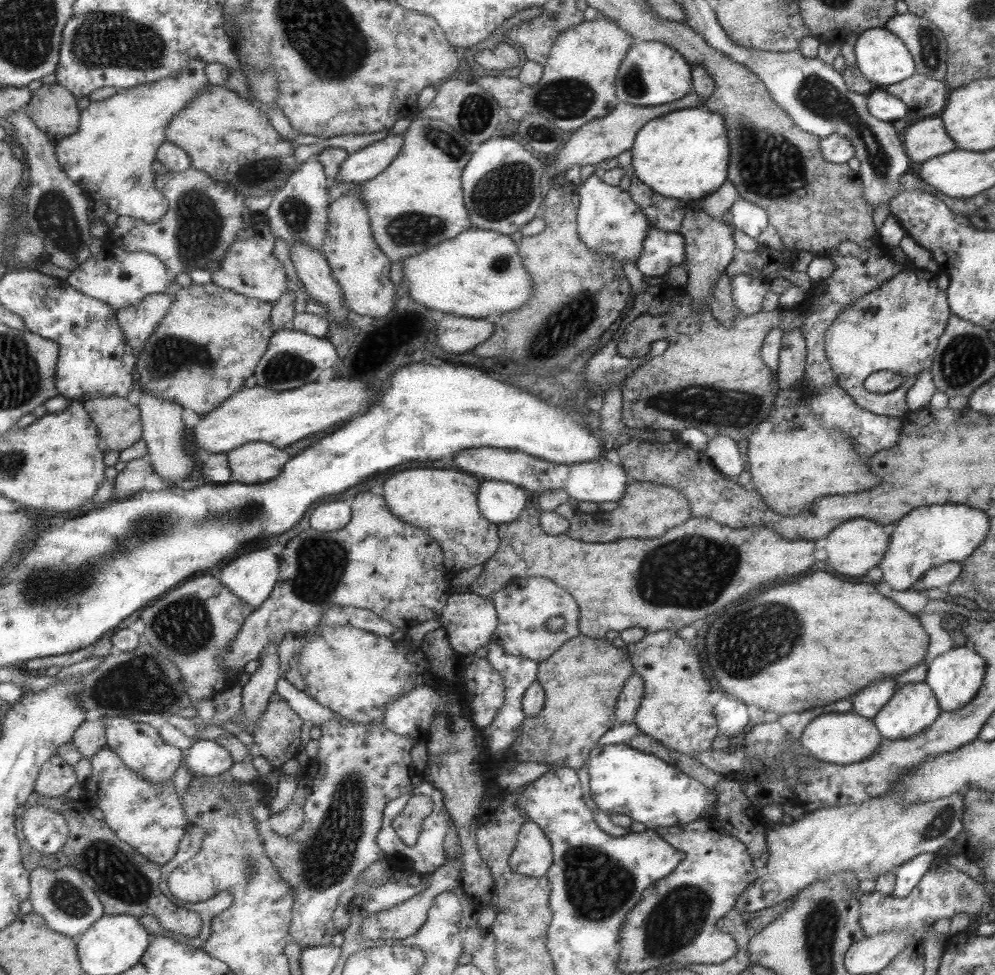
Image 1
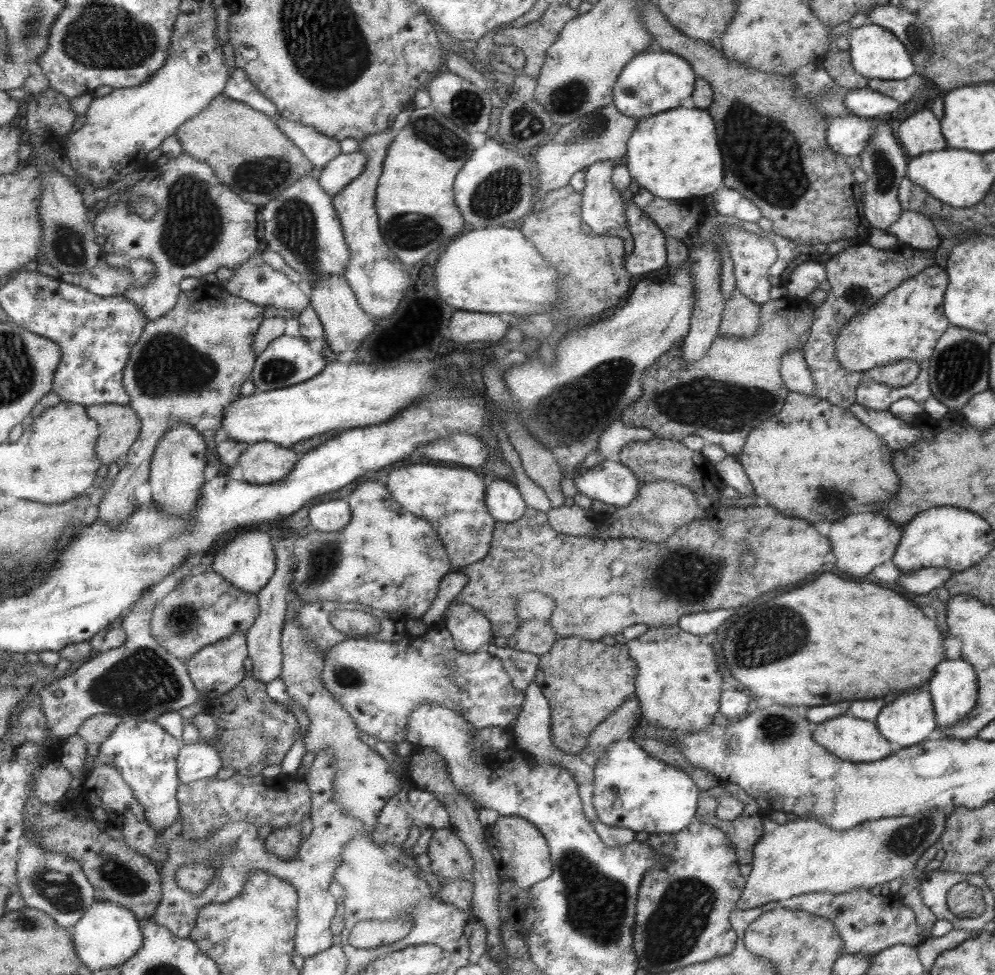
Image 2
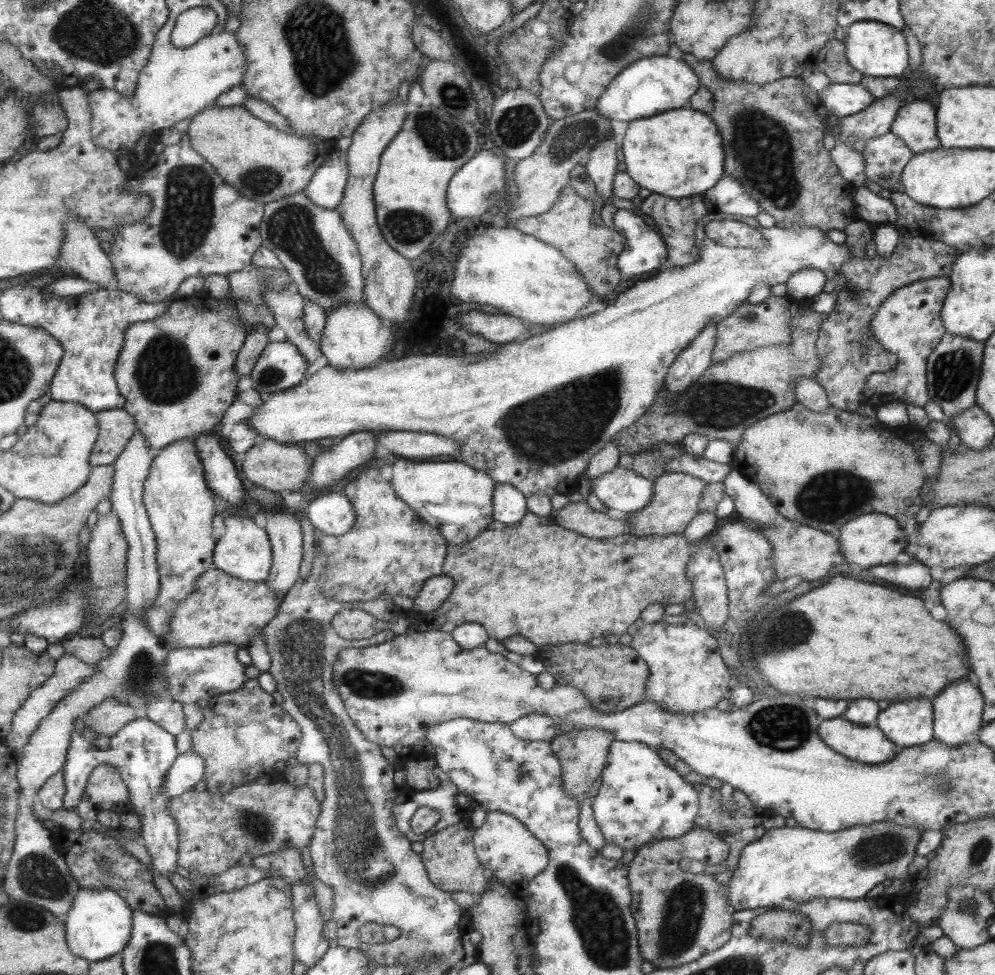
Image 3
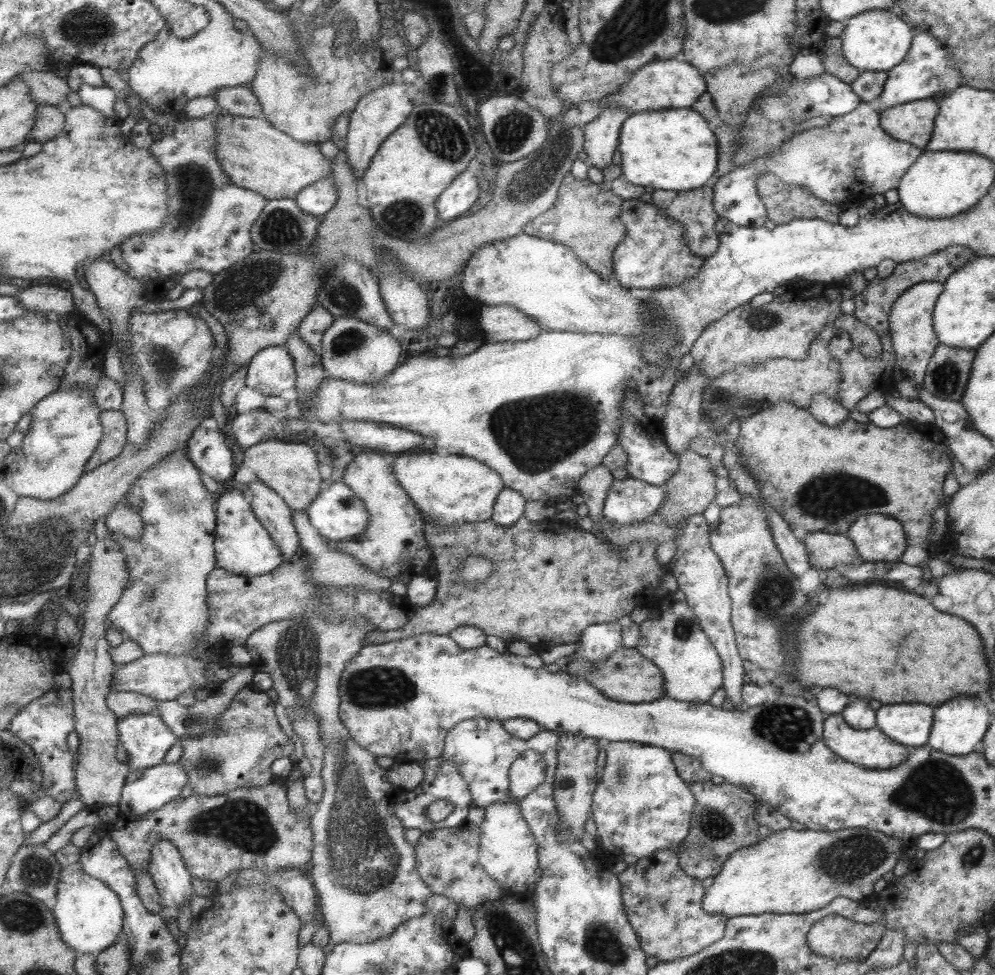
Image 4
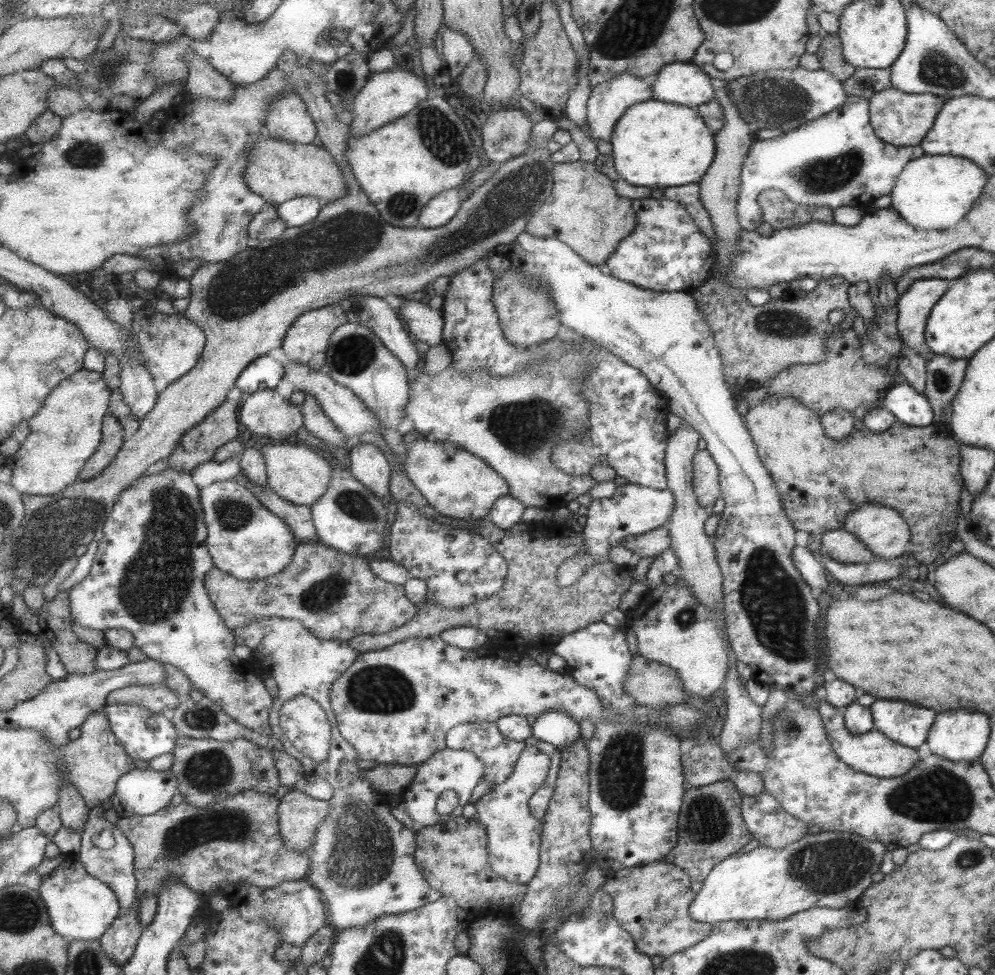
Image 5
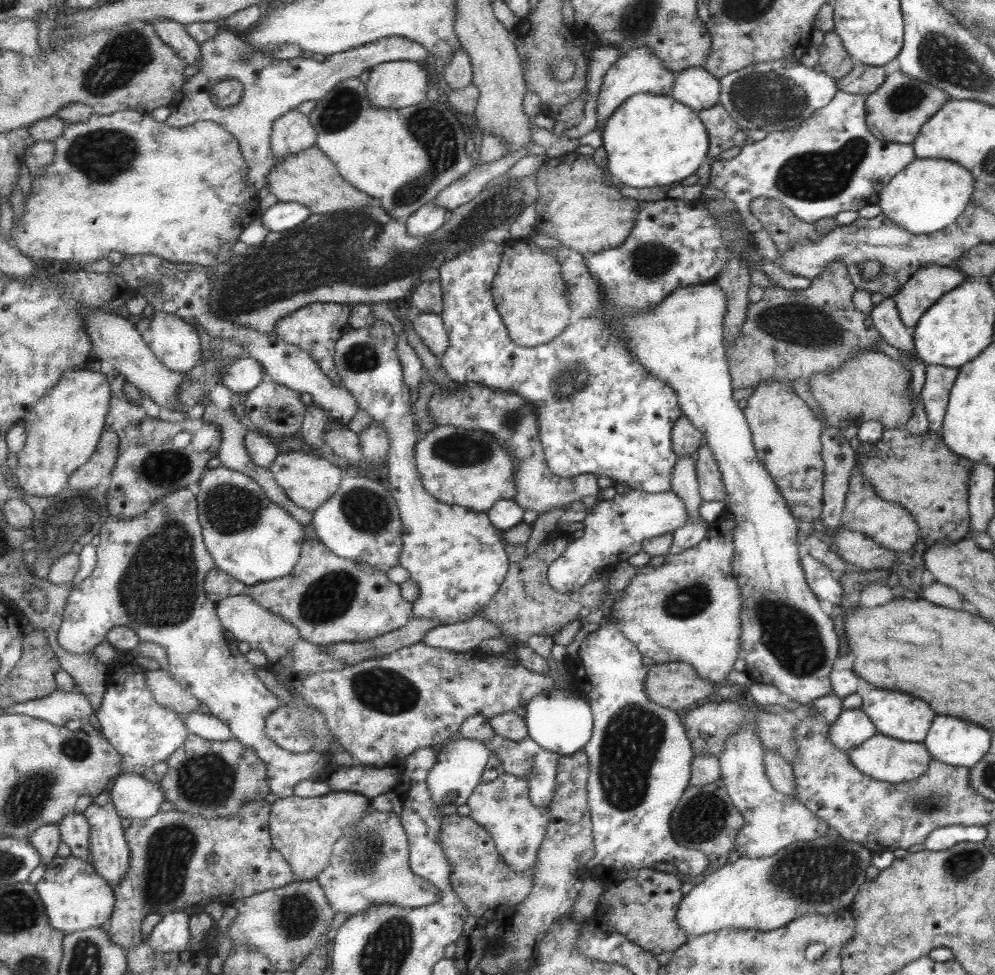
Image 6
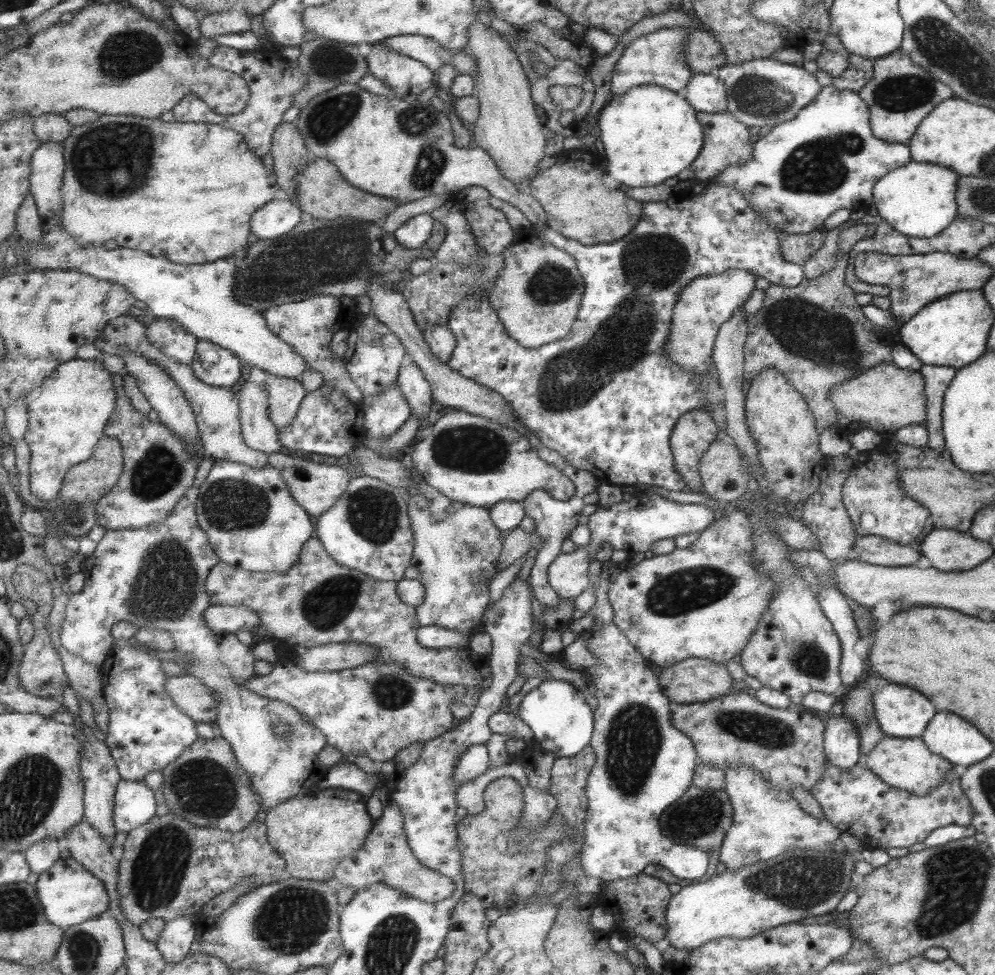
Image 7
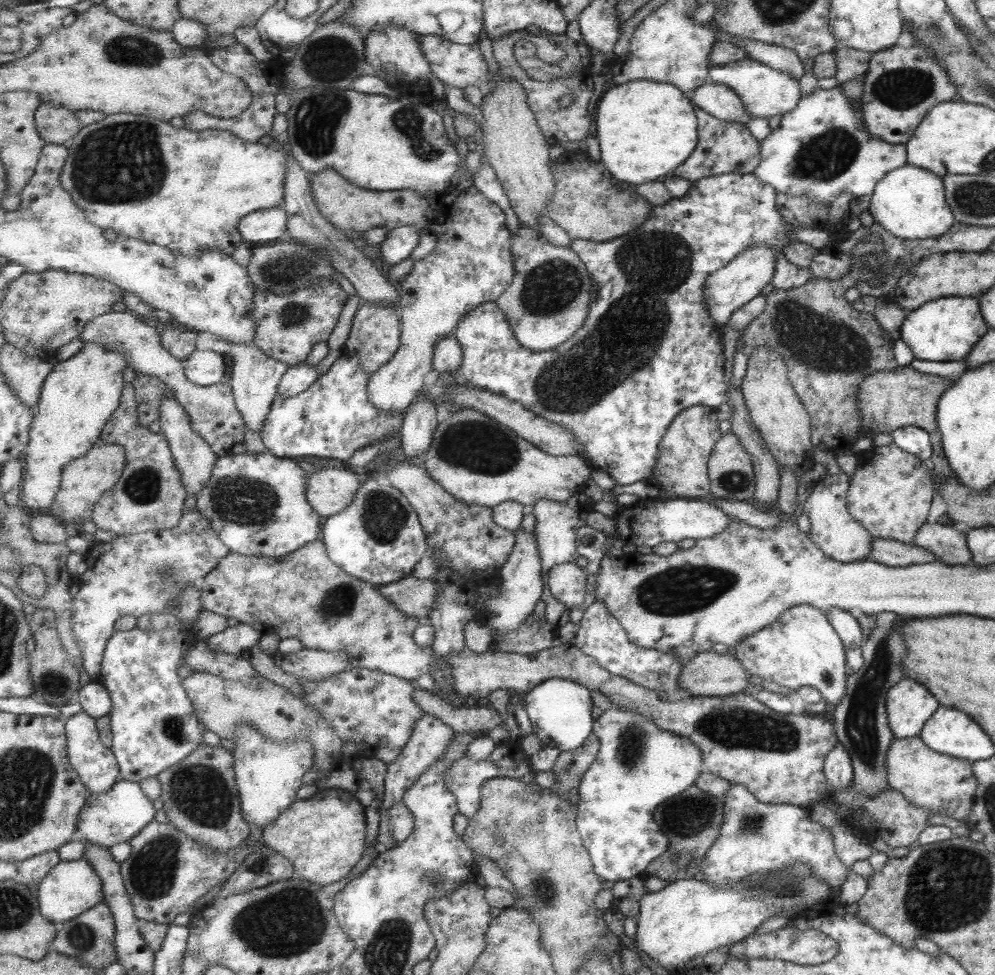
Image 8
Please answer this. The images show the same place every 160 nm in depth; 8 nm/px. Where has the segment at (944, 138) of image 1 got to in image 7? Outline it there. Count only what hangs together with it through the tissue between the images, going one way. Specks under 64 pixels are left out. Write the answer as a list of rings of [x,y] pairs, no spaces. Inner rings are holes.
[[[900,49],[886,57],[872,60],[871,80],[857,92],[869,107],[870,129],[875,138],[886,143],[904,143],[917,132],[922,118],[941,101],[951,98],[951,90],[945,83],[931,78],[930,74],[901,54]]]

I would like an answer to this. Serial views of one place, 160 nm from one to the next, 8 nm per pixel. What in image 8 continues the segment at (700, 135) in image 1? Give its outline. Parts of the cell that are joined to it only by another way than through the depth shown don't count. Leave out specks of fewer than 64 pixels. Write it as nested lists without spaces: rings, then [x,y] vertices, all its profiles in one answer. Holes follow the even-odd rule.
[[[639,80],[604,89],[596,103],[595,138],[607,172],[629,184],[643,184],[677,168],[698,144],[694,104],[670,83]]]

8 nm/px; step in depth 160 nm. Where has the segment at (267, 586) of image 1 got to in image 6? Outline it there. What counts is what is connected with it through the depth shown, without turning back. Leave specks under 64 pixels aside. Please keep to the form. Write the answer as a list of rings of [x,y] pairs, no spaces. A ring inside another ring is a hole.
[[[225,466],[210,469],[199,482],[197,496],[204,542],[219,569],[251,586],[293,573],[307,542],[304,524],[273,502],[251,475]]]

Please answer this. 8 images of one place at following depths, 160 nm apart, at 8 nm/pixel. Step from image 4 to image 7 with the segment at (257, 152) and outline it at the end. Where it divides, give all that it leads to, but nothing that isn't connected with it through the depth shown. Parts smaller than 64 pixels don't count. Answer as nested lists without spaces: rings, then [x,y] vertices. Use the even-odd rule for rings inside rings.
[[[327,159],[309,160],[307,168],[298,176],[297,203],[305,213],[323,220],[335,220],[347,216],[361,222],[382,222],[396,209],[400,202],[394,198],[382,197],[353,186],[338,169]]]

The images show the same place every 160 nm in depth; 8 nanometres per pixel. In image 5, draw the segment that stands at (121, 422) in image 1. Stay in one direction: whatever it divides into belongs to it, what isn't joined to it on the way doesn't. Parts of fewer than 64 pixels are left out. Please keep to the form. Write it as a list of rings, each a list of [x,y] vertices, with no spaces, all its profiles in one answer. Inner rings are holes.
[[[108,413],[104,418],[102,444],[99,445],[94,456],[87,461],[82,473],[79,475],[79,480],[87,481],[97,478],[106,468],[113,464],[113,461],[121,452],[123,443],[126,441],[123,438],[123,427],[119,418],[115,418],[114,415]]]

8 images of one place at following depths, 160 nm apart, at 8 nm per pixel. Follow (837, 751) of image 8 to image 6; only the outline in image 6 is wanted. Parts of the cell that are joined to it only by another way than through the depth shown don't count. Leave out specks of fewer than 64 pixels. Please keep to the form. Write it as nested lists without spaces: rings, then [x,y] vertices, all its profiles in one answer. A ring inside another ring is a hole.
[[[843,708],[837,720],[833,721],[828,728],[830,742],[844,753],[849,753],[851,750],[857,751],[860,744],[869,740],[876,732],[877,727],[860,708]]]

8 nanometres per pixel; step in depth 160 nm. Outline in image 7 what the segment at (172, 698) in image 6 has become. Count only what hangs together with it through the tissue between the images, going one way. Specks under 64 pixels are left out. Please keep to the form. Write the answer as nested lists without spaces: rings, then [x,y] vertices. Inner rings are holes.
[[[187,674],[175,675],[168,677],[166,687],[178,707],[198,723],[218,722],[220,700],[200,678]]]

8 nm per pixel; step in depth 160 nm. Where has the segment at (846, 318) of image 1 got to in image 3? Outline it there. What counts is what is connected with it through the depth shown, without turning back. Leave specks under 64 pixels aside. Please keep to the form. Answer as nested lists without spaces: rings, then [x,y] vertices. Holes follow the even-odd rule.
[[[936,276],[918,280],[897,289],[874,313],[870,323],[871,334],[885,350],[896,356],[896,365],[889,372],[873,372],[867,376],[862,392],[863,401],[883,405],[880,403],[881,398],[893,398],[901,400],[905,405],[922,407],[926,404],[929,400],[926,364],[930,354],[946,334],[946,327],[942,325],[941,308],[949,290],[949,278]]]

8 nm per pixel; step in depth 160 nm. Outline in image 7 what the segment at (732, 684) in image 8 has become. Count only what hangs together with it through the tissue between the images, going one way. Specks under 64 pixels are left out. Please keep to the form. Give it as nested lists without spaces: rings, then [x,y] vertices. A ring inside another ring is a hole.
[[[686,658],[673,666],[662,669],[658,676],[658,683],[672,705],[692,702],[707,702],[717,697],[727,695],[727,690],[733,684],[731,674],[725,670],[723,663],[716,663],[709,659]]]

